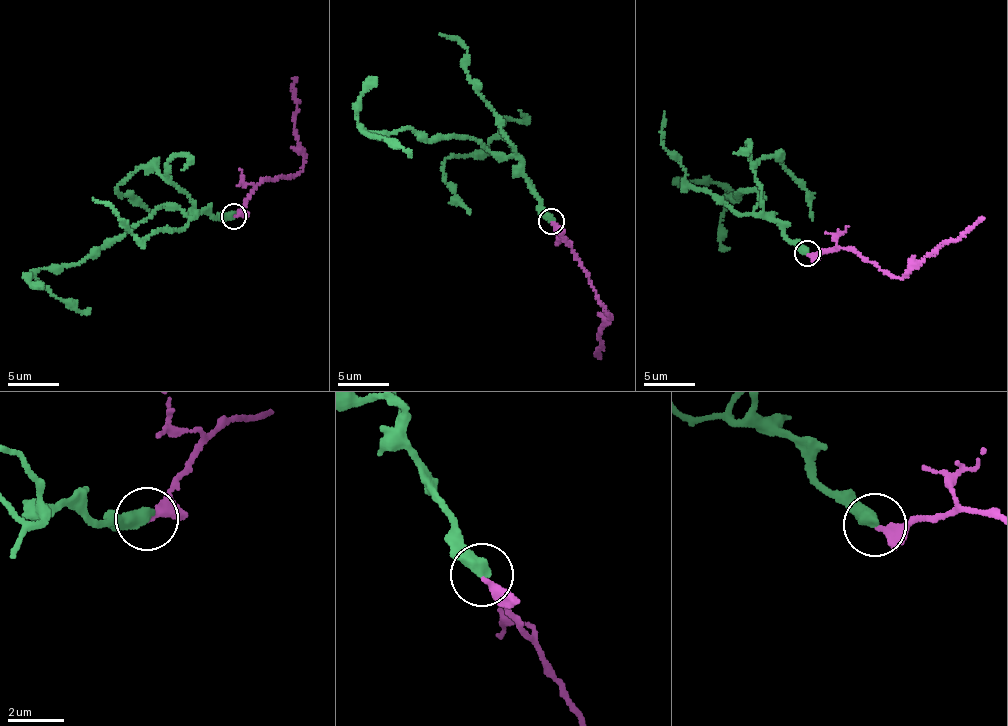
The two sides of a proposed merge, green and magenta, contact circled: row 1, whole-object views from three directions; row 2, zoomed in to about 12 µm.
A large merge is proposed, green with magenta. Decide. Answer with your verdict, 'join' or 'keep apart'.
keep apart

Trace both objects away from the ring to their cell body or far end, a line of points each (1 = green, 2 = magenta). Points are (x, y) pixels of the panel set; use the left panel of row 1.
1: (234, 216), (152, 211), (82, 261), (36, 275), (53, 295), (90, 308)
2: (234, 216), (257, 183), (300, 171), (304, 154), (295, 139), (297, 77)

